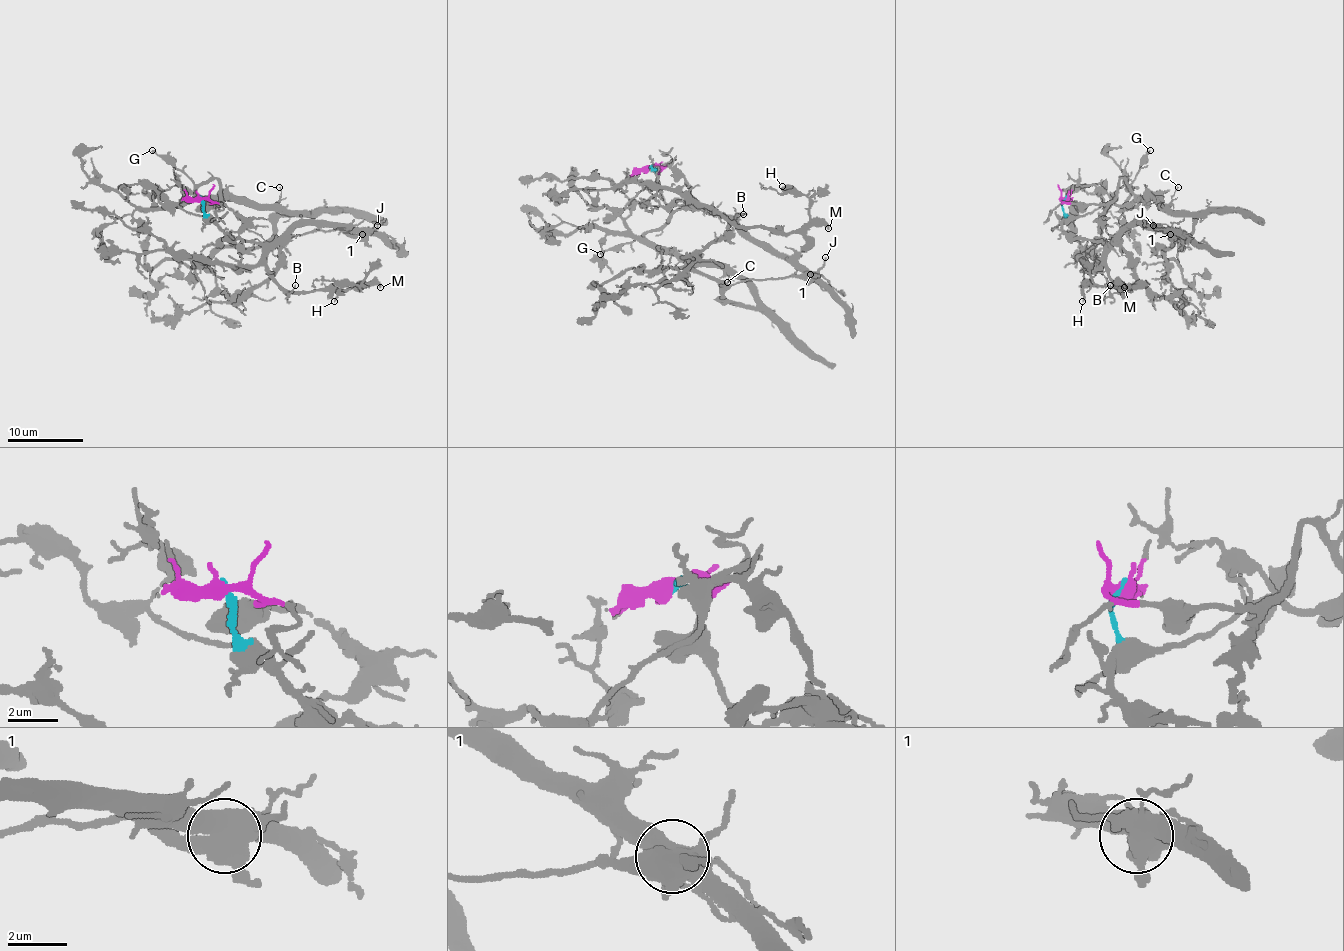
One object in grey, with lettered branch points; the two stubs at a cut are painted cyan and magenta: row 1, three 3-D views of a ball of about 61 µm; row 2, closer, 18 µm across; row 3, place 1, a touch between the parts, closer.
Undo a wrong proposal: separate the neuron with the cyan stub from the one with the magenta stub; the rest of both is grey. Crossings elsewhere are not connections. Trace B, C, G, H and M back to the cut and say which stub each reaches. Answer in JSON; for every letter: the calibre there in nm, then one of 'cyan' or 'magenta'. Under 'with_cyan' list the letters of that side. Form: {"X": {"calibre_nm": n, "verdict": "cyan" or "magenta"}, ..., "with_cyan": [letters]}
{"B": {"calibre_nm": 140, "verdict": "cyan"}, "C": {"calibre_nm": 100, "verdict": "magenta"}, "G": {"calibre_nm": 170, "verdict": "magenta"}, "H": {"calibre_nm": 170, "verdict": "cyan"}, "M": {"calibre_nm": 240, "verdict": "cyan"}, "with_cyan": ["B", "H", "M"]}

